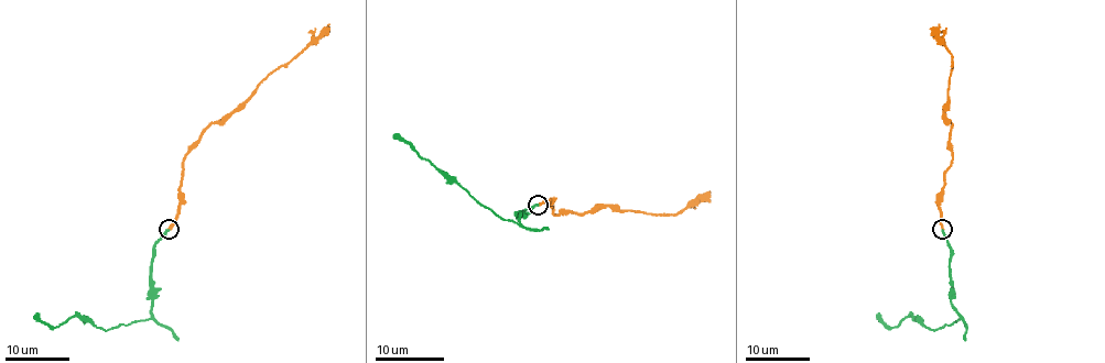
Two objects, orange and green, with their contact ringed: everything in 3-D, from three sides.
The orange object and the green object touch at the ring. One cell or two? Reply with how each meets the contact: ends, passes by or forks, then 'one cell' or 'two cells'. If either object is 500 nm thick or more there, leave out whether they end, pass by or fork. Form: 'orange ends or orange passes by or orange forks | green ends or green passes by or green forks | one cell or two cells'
orange ends | green ends | one cell

